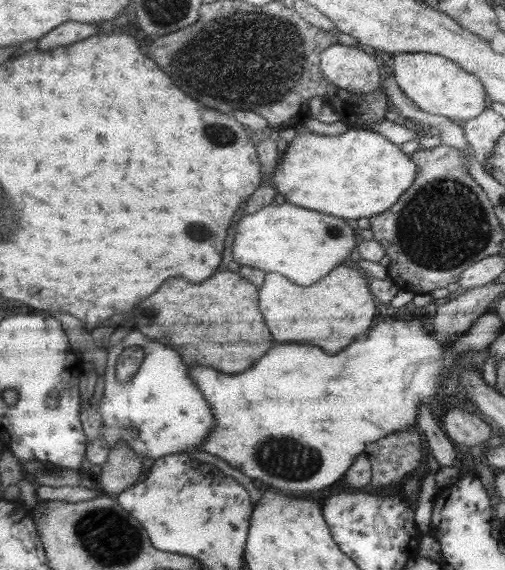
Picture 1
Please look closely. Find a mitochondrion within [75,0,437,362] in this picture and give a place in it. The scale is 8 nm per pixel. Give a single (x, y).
(273, 47)

